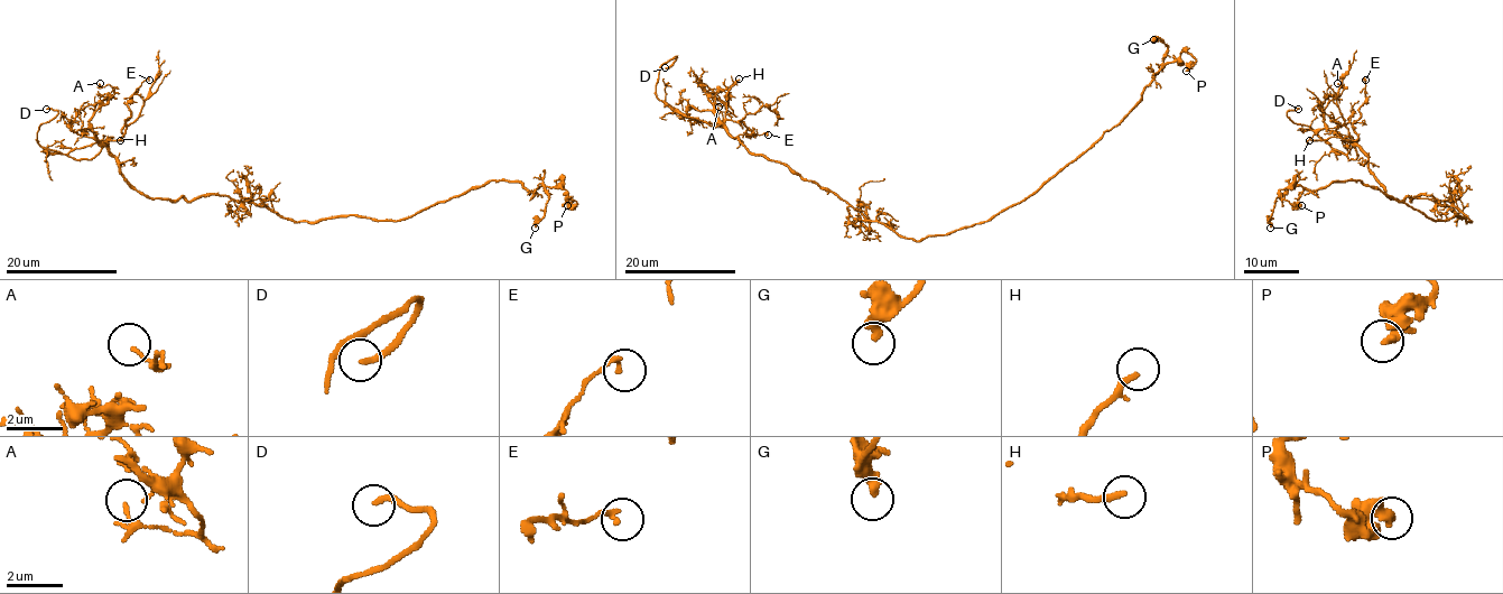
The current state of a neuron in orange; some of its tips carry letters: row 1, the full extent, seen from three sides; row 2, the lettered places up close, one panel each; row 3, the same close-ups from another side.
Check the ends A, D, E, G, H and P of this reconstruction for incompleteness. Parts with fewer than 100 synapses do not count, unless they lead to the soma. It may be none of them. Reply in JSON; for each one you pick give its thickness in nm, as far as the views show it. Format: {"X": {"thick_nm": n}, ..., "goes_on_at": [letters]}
{"D": {"thick_nm": 200}, "goes_on_at": ["D"]}

